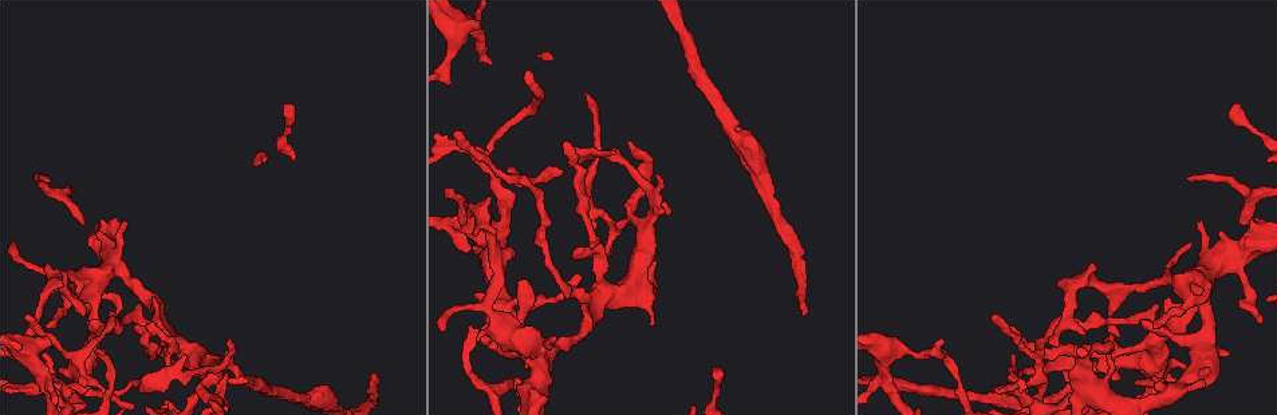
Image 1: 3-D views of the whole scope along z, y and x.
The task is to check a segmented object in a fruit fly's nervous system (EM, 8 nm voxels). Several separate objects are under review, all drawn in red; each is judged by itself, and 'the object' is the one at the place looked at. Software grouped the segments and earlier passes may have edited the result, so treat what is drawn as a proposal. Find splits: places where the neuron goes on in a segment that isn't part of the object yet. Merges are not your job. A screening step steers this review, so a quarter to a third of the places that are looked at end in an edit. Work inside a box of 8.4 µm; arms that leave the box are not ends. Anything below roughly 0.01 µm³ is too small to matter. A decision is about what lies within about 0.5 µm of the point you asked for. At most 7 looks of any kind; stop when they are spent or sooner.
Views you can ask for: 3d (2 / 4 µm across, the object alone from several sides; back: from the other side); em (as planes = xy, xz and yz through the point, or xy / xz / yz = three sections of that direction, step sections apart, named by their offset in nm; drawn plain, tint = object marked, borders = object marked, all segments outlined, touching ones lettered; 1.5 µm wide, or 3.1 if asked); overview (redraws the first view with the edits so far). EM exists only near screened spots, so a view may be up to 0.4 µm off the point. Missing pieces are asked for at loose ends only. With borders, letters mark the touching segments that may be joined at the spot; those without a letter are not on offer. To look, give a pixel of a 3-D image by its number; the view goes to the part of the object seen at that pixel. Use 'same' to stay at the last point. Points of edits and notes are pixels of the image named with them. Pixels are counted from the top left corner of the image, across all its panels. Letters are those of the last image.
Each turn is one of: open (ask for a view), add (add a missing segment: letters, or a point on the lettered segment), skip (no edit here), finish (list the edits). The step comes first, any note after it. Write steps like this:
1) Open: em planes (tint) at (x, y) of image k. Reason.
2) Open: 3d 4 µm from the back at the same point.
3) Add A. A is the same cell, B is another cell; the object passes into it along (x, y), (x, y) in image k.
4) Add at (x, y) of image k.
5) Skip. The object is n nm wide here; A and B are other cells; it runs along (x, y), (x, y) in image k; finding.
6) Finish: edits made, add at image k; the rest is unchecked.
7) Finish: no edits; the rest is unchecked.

Open: 3d 2 µm at (714, 371) of image 1. Branch stops here.

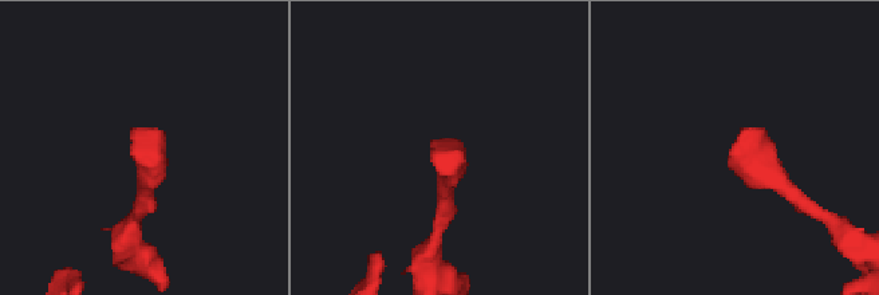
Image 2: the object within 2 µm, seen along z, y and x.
Open: em planes (borders) at (435, 148) of image 2.

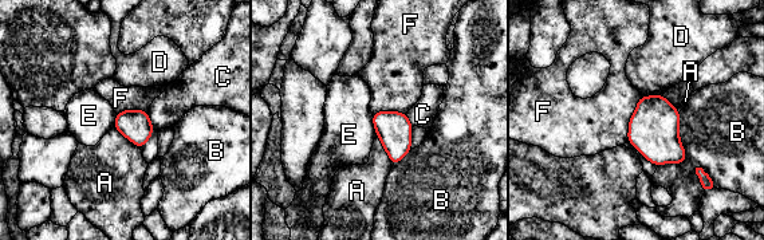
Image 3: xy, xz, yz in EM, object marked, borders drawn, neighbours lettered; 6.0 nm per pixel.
Skip. The longest contact is with B, 360 nm; A, B, C, D, E and F are other cells; no lettered segment goes on from it.

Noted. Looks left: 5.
Open: 3d 2 µm at (801, 306) of image 1. Free end.

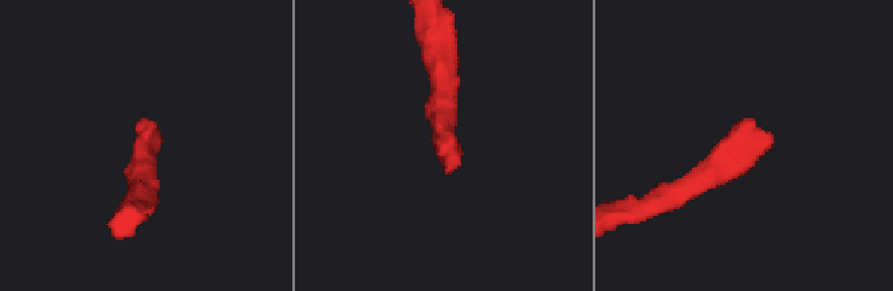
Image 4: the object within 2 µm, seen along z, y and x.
Open: em planes (plain) at (443, 148) of image 4. Need the tissue.

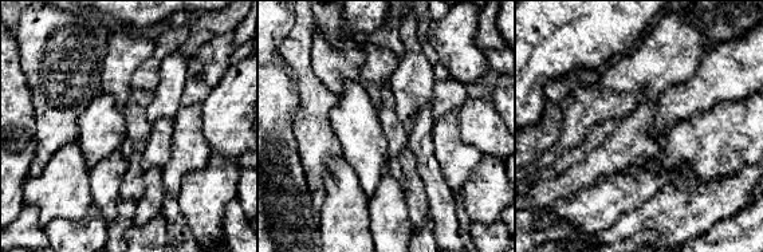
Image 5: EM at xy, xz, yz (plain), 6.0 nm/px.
Open: em planes (borders) at the same point.

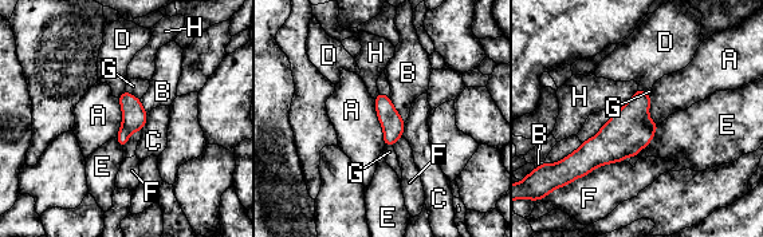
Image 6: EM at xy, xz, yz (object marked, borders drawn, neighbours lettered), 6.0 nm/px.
Add G. The object is 140 nm wide here; G is the same cell, A, B, C, D, E, F and H are other cells; the object passes into it along (134, 117), (133, 95), (138, 87) in image 6; it goes on there.

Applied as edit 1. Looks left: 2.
Open: em planes (borders) at (102, 352) of image 1. Thin end.

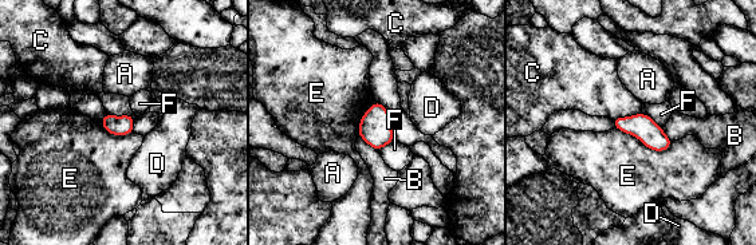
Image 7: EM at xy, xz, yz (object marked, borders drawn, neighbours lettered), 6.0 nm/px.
Skip. The object is 110 nm wide here; the longest contact is with E, 380 nm; A, B, C, D, E and F are other cells; none of them fits.

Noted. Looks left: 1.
Finish: edits made, add at image 6; the rest is unchecked.

